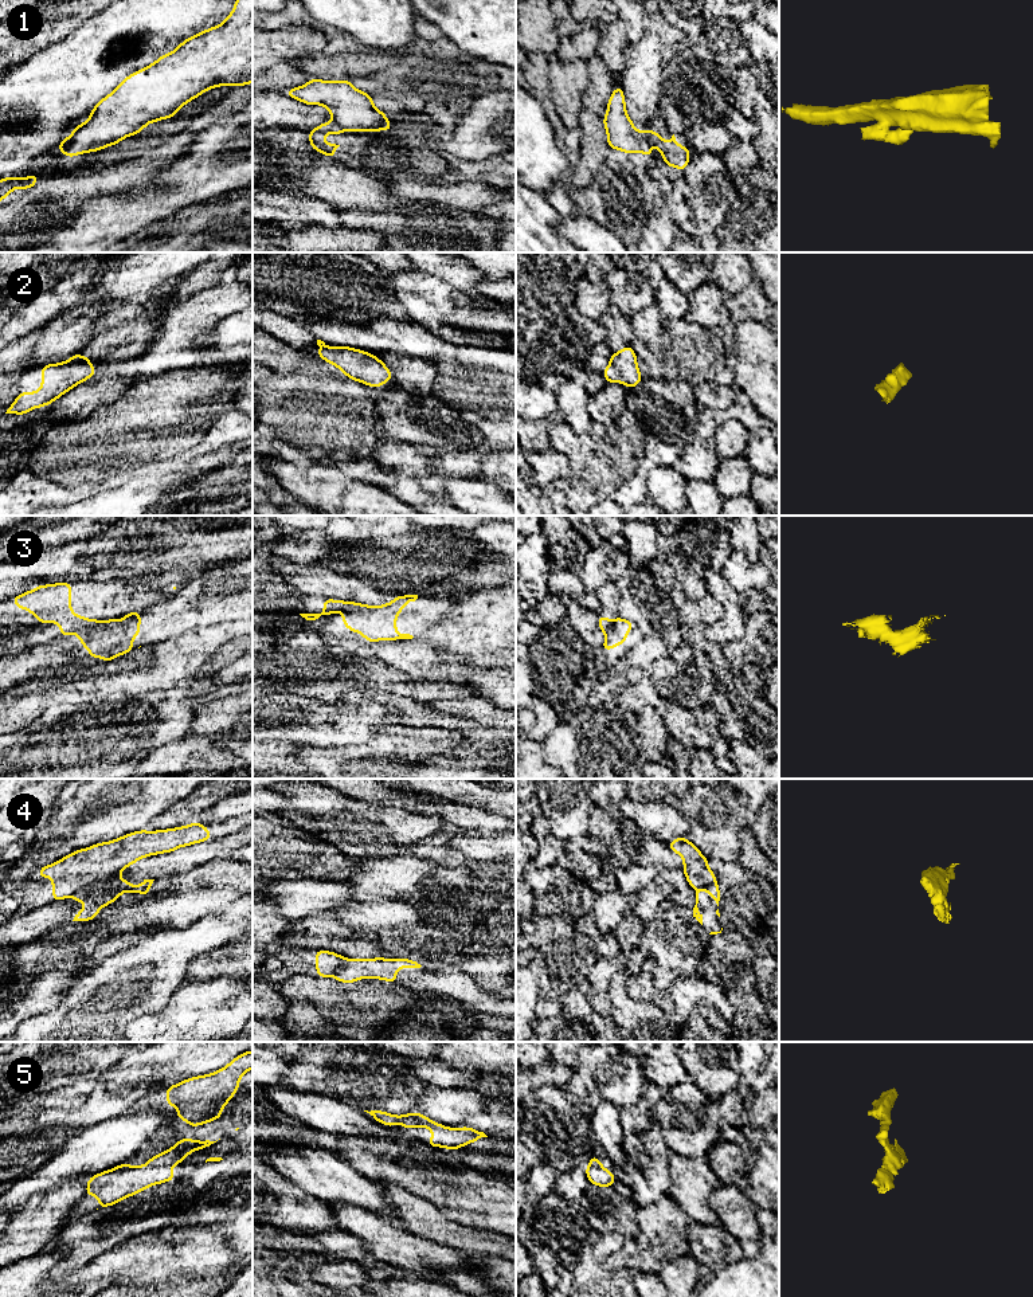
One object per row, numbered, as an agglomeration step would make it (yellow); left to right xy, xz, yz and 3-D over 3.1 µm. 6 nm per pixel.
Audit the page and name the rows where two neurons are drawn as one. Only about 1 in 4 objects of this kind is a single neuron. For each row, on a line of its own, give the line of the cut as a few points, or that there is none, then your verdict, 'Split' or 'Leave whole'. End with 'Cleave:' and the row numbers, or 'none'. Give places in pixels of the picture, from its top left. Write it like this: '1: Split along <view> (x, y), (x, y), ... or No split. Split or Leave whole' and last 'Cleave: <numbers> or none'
1: Split along yz (646, 132), (652, 142). Split
2: No split. Leave whole
3: Split along xy (108, 620), (96, 629), (83, 629), (77, 633). Split
4: Split along xy (117, 872), (71, 894). Split
5: No split. Leave whole
Cleave: 1, 3, 4

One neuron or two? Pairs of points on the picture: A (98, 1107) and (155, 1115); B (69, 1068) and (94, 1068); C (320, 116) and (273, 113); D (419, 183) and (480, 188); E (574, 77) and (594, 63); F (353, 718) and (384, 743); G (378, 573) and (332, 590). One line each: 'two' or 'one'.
A: two
B: one
C: one
D: one
E: two
F: two
G: two

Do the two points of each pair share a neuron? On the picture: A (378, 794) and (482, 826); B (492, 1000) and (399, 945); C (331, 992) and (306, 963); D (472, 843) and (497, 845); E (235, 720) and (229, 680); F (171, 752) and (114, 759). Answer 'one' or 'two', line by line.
A: one
B: two
C: two
D: one
E: two
F: two

